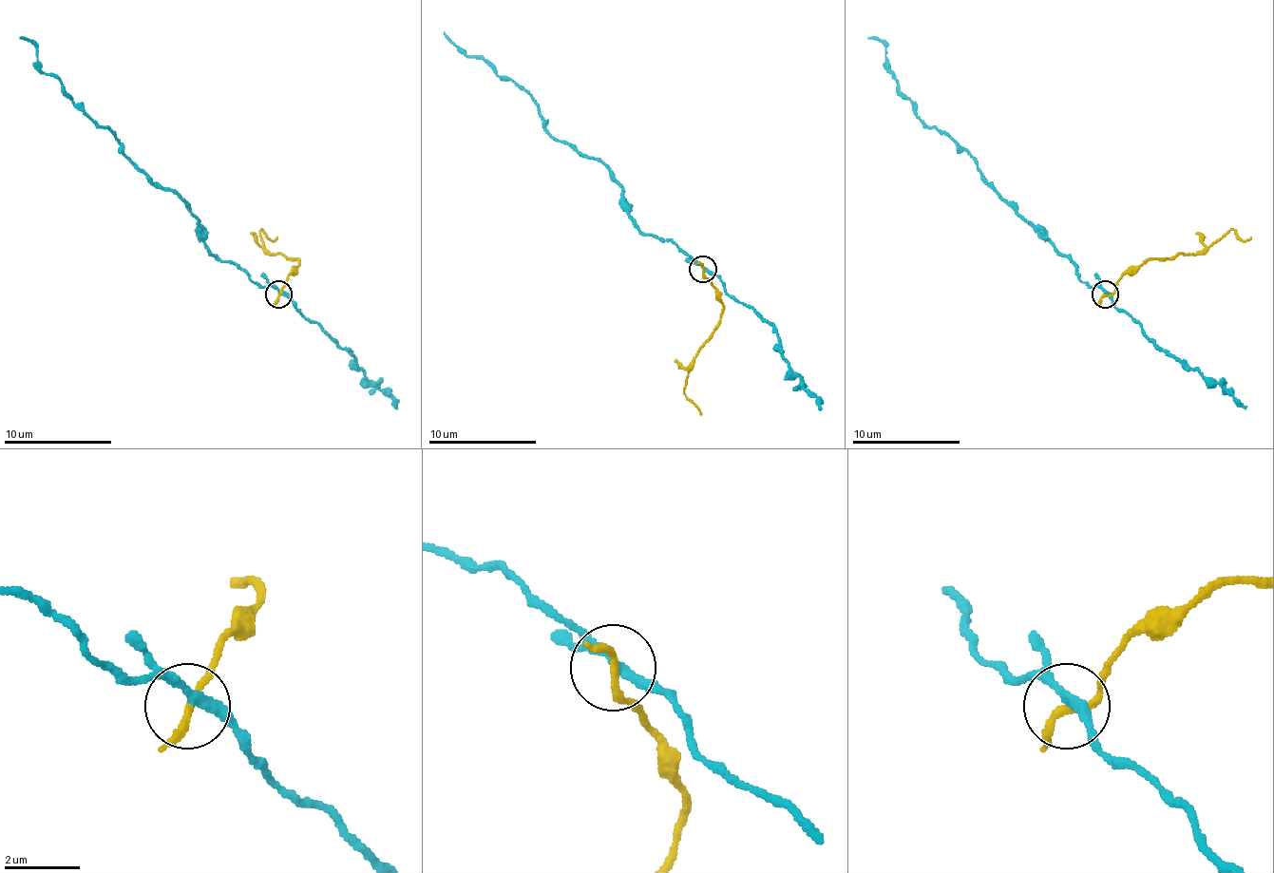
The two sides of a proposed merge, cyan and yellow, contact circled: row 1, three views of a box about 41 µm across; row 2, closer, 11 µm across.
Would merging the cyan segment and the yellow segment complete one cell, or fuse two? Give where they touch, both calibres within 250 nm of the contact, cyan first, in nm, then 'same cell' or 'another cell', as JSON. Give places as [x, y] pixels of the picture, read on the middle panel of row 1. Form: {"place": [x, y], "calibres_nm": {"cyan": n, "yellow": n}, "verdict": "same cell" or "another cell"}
{"place": [703, 269], "calibres_nm": {"cyan": 240, "yellow": 190}, "verdict": "another cell"}

